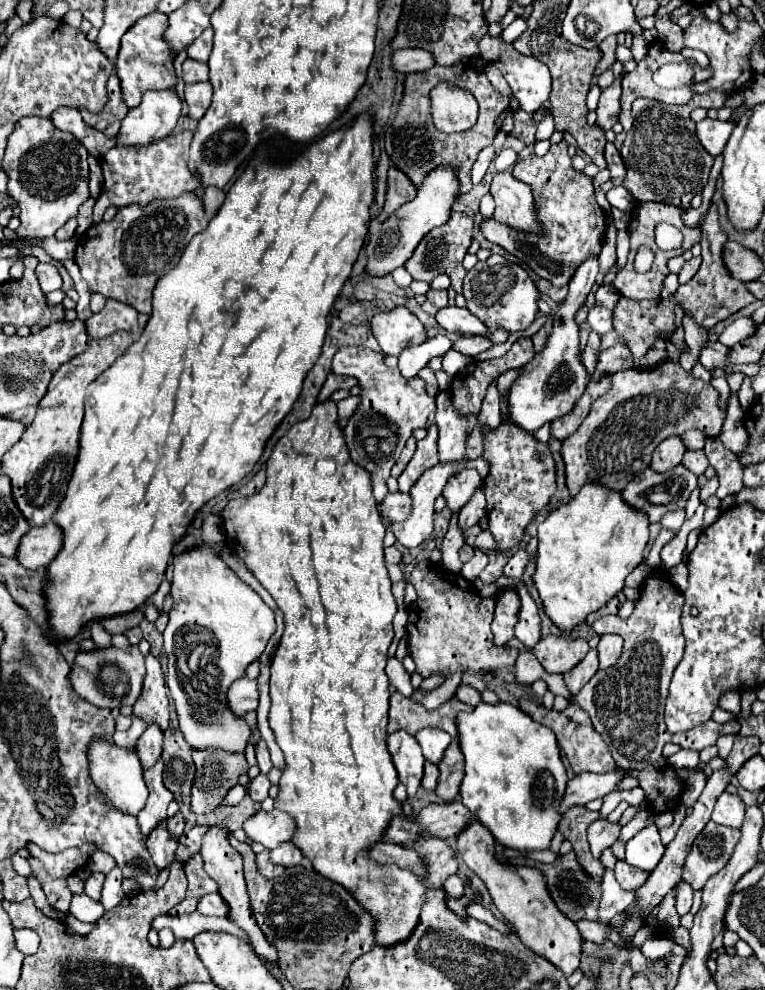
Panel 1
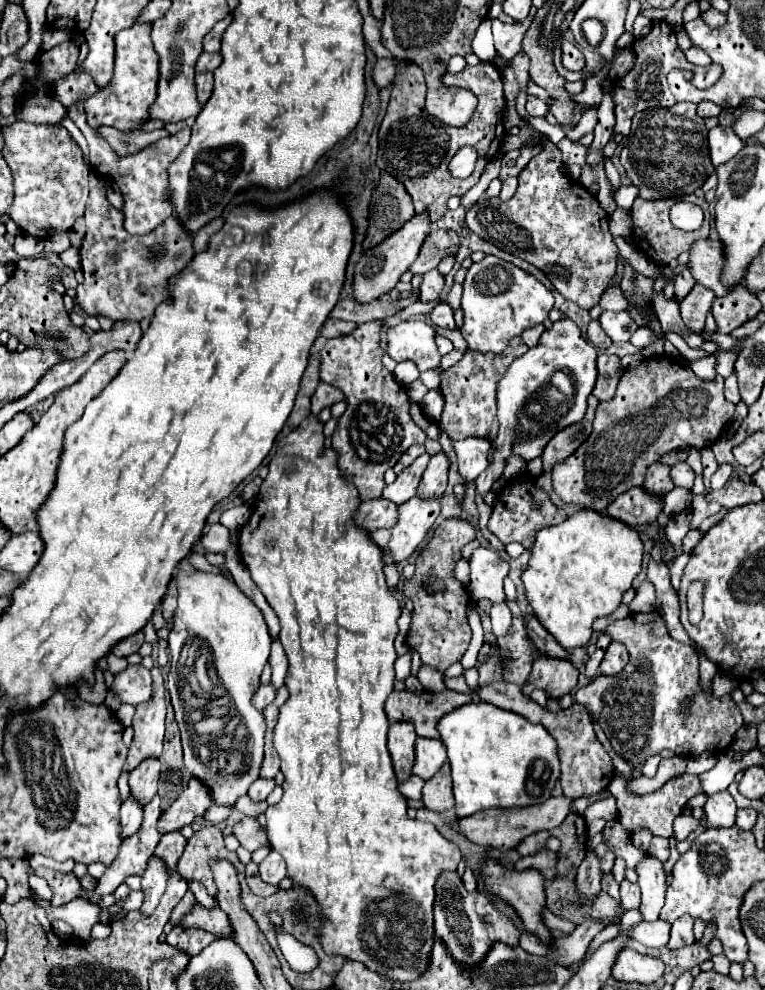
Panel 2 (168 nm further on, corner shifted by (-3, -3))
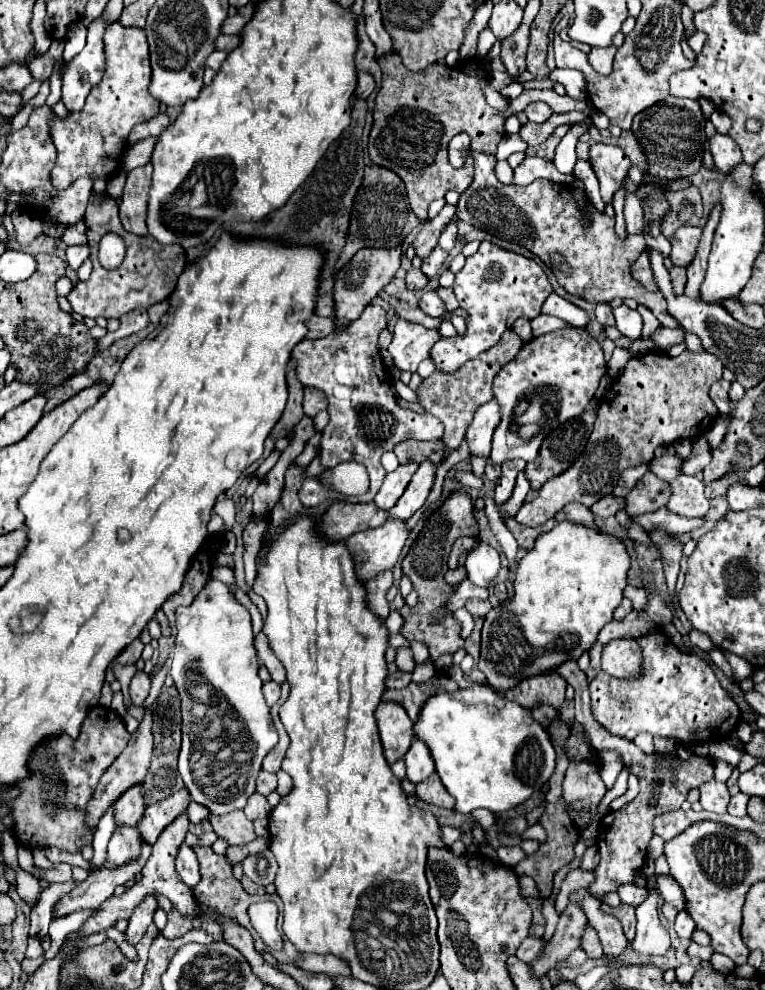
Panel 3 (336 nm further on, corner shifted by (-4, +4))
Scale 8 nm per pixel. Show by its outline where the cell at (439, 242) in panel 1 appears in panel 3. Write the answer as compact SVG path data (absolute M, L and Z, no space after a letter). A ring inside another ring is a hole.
M445 204L445 208L433 218L433 220L429 220L425 226L423 226L423 230L417 234L417 238L415 238L415 242L413 242L413 248L415 248L415 254L419 256L419 258L425 258L425 256L429 256L431 254L431 250L437 246L437 242L439 242L439 236L441 236L441 232L447 228L447 224L455 218L455 206L451 206L451 204Z

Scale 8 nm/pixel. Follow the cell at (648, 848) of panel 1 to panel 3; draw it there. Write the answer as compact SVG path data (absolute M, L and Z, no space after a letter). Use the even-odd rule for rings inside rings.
M649 886L649 894L643 904L637 906L637 936L633 948L641 954L665 954L669 948L669 934L659 922L659 892Z

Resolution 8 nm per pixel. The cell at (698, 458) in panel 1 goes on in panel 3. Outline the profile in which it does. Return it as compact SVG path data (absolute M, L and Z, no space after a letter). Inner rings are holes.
M661 456L661 458L653 458L651 472L655 472L665 482L673 482L683 474L681 466L683 460L679 456Z

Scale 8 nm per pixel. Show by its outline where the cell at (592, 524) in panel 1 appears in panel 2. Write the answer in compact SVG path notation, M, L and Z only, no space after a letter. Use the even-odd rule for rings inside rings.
M582 509L556 527L546 527L536 535L528 567L522 573L524 593L536 619L564 649L584 647L592 637L592 623L598 617L614 613L622 603L622 595L632 587L632 581L642 567L642 553L640 535L632 527L592 509Z

